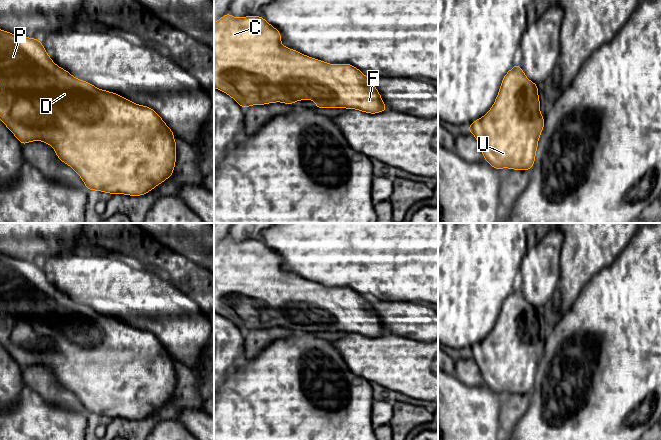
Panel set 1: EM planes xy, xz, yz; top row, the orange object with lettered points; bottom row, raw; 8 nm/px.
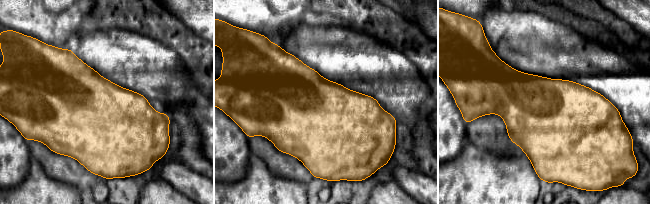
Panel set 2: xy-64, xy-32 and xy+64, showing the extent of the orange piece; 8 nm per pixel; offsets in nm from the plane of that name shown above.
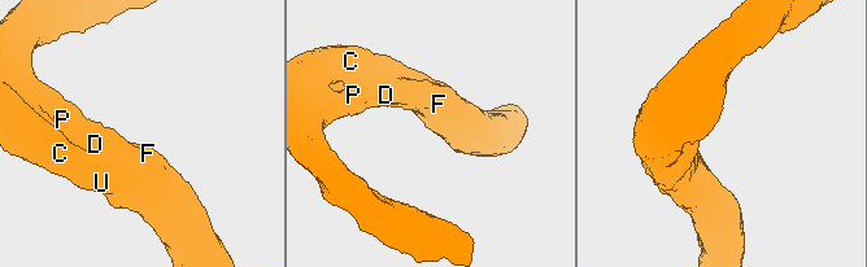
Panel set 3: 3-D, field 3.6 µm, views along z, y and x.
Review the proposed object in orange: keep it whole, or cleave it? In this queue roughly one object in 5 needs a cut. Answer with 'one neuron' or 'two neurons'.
one neuron

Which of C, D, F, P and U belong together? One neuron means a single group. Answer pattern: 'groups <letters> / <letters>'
groups C D F P U

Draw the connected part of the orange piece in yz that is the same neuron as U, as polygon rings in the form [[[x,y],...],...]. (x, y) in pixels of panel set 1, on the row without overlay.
[[[516,287],[504,300],[490,334],[467,352],[493,392],[532,393],[544,352],[538,312]]]

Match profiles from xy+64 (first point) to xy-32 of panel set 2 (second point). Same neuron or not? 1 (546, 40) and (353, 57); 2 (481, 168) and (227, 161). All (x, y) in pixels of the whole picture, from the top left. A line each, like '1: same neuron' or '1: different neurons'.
1: same neuron
2: different neurons

